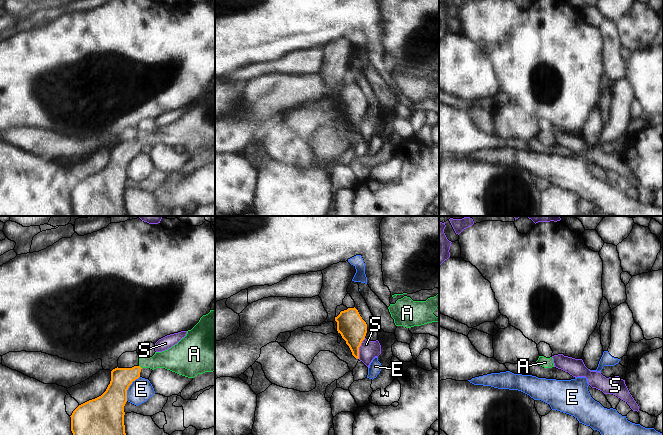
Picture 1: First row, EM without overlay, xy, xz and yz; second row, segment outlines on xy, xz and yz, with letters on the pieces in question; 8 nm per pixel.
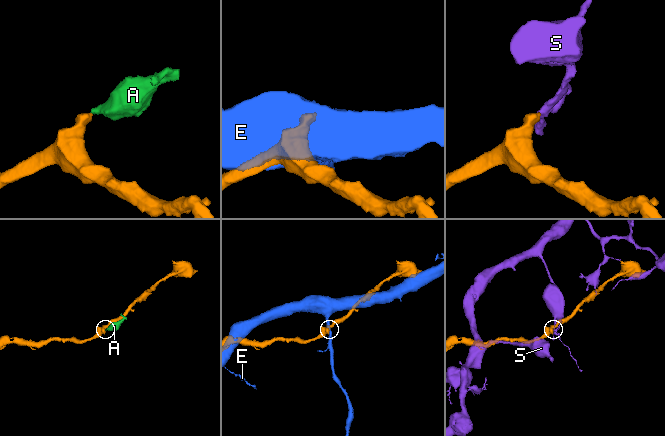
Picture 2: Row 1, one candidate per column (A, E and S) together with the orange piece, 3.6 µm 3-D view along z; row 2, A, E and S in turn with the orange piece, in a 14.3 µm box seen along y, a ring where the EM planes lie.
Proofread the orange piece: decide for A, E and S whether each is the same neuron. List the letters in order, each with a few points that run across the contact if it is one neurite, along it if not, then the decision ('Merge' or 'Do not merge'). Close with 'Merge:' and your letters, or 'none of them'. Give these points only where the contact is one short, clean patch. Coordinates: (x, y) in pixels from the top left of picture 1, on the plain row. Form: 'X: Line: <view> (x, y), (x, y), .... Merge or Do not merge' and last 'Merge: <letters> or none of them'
A: Line: xy (121, 154), (132, 150), (140, 143), (145, 138), (170, 135). Merge
E: Line: xy (139, 152), (129, 162), (126, 176). Do not merge
S: Line: xz (365, 114), (359, 123), (358, 134). Do not merge
Merge: A.

